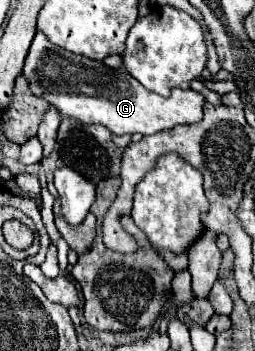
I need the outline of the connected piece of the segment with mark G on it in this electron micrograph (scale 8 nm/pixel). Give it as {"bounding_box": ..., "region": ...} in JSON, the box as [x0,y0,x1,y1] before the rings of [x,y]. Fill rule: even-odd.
{"bounding_box":[23,33,205,135],"region":[[[43,33],[35,35],[23,73],[31,93],[51,103],[63,117],[77,119],[85,125],[105,125],[115,135],[153,135],[179,123],[197,123],[205,103],[203,95],[189,87],[173,89],[169,97],[159,97],[159,93],[139,85],[125,69],[111,69],[101,61],[59,49]]]}

